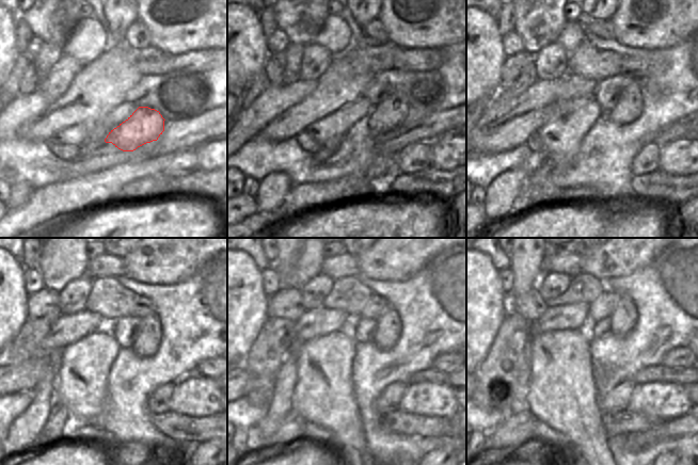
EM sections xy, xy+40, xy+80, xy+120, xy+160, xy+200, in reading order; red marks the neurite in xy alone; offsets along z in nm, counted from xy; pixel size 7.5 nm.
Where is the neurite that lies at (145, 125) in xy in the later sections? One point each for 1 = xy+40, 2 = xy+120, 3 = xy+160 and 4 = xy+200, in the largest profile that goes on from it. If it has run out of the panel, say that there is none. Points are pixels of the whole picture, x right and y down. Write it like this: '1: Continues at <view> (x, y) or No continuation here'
1: Continues at xy+40 (387, 114)
2: Continues at xy+120 (149, 332)
3: Continues at xy+160 (387, 327)
4: Continues at xy+200 (625, 323).

